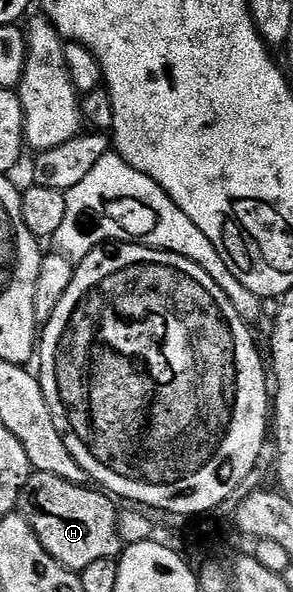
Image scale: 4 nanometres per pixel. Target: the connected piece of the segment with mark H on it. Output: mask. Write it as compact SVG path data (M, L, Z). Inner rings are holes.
M34 471L23 493L23 512L29 517L39 542L47 554L51 554L51 558L74 574L80 574L84 568L91 566L91 562L120 557L123 541L119 508L116 506L104 491L72 484L46 472ZM53 504L61 504L61 508L53 508Z

